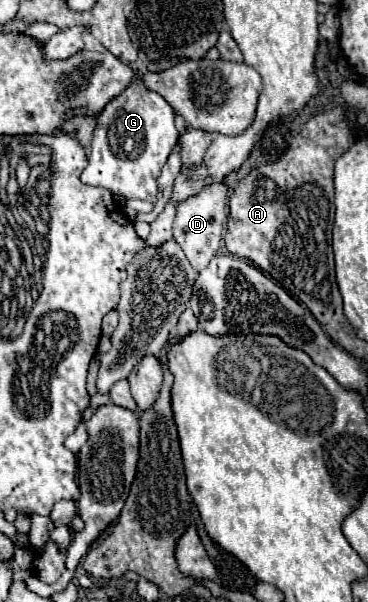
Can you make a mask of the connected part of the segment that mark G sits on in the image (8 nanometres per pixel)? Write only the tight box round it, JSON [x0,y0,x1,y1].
[81,77,179,203]

